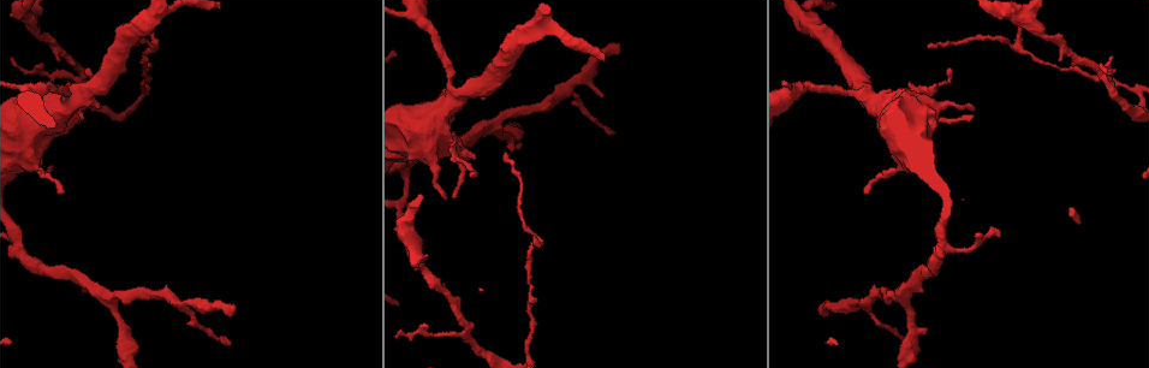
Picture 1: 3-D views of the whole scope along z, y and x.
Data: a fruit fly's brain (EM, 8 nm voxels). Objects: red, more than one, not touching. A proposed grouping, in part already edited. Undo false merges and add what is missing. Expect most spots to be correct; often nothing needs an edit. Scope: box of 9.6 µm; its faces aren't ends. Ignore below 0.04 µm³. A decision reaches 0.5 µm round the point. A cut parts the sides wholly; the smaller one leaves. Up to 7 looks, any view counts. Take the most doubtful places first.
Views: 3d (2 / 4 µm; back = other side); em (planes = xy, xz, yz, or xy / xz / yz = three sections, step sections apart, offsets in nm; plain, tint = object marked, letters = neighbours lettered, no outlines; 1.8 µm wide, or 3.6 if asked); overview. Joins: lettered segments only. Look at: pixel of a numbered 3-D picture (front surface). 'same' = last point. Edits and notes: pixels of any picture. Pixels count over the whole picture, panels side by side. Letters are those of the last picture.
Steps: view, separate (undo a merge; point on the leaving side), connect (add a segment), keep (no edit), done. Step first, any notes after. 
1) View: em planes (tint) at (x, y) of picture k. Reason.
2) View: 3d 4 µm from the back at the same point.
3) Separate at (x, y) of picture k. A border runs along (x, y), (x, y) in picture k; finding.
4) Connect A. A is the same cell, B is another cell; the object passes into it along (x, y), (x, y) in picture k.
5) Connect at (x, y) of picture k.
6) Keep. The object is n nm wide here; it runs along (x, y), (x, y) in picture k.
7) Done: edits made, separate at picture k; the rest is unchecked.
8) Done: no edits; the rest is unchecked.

View: 3d 2 µm at (445, 197) of picture 1. An open end.

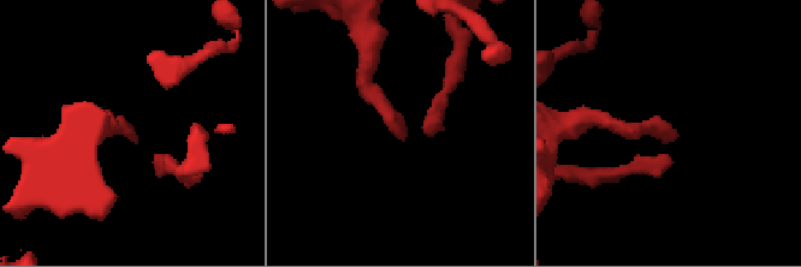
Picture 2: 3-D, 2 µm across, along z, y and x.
View: em planes (letters) at (665, 140) of picture 2.

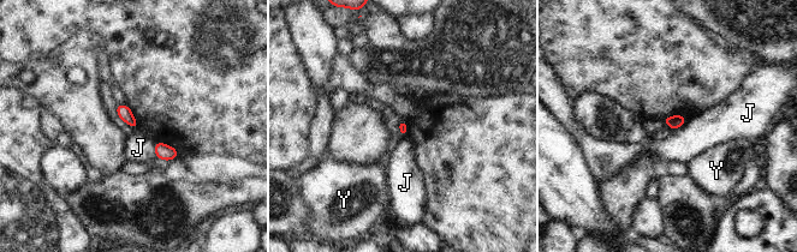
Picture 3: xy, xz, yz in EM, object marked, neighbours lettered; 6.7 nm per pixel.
Keep. J and Y are other cells; no lettered segment goes on from it.

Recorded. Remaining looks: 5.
View: 3d 2 µm from the back at (942, 246) of picture 1. Sharp bend.

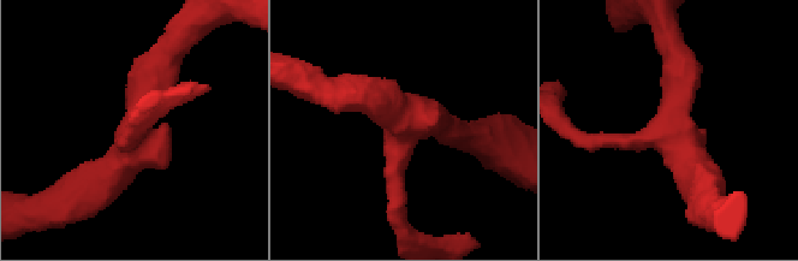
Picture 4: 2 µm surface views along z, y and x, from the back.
View: em xz step 8 (tint) at (678, 132) of picture 4. 3 arms meet here; now the EM.

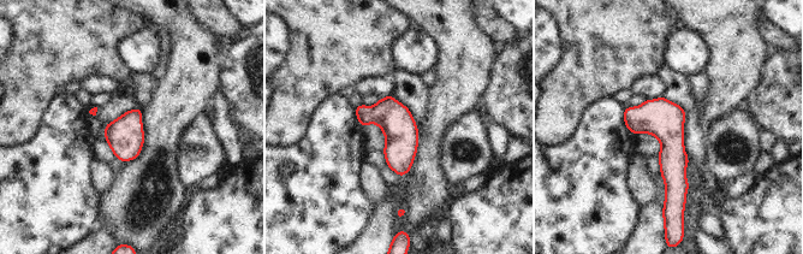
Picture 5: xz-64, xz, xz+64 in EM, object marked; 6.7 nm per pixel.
View: em planes (letters) at the same point. Cut it another way.

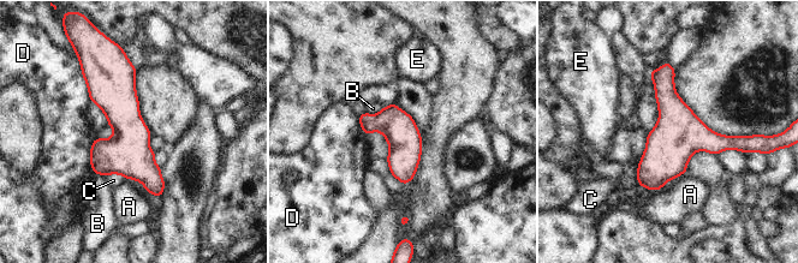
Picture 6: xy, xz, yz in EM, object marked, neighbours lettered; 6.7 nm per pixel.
Keep. The longest contact is with D, 260 nm; A, B, C, D and E are other cells; a border runs along (641, 159), (637, 166), (637, 184) in picture 6; all the same neuron.

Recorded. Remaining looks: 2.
View: em 3.6 µm planes (letters) at (901, 161) of picture 1. Thick turns thin.

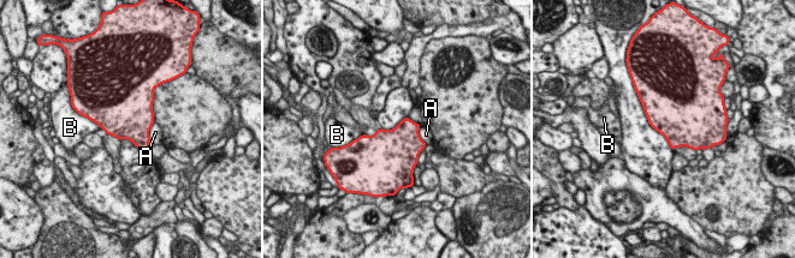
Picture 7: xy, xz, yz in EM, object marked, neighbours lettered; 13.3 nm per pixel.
Keep. A and B are other cells; a border runs along (420, 126), (419, 134), (426, 144) in picture 7; all the same neuron.

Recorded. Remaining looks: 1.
Done: no edits; the rest is unchecked.

